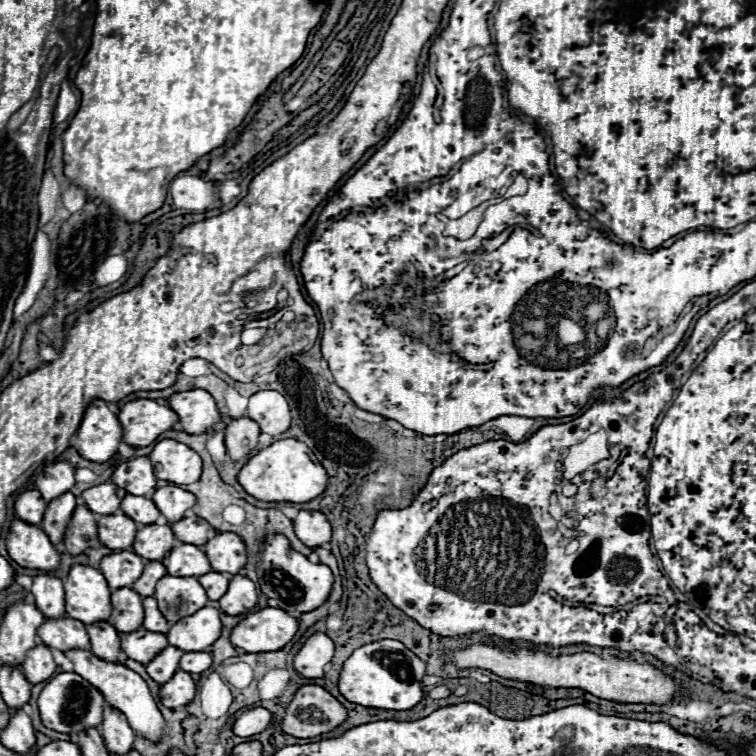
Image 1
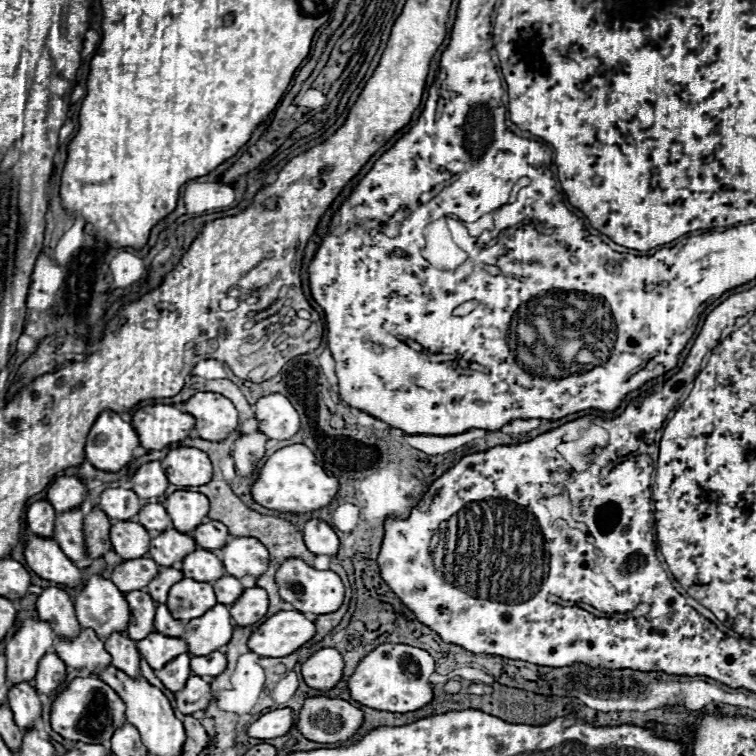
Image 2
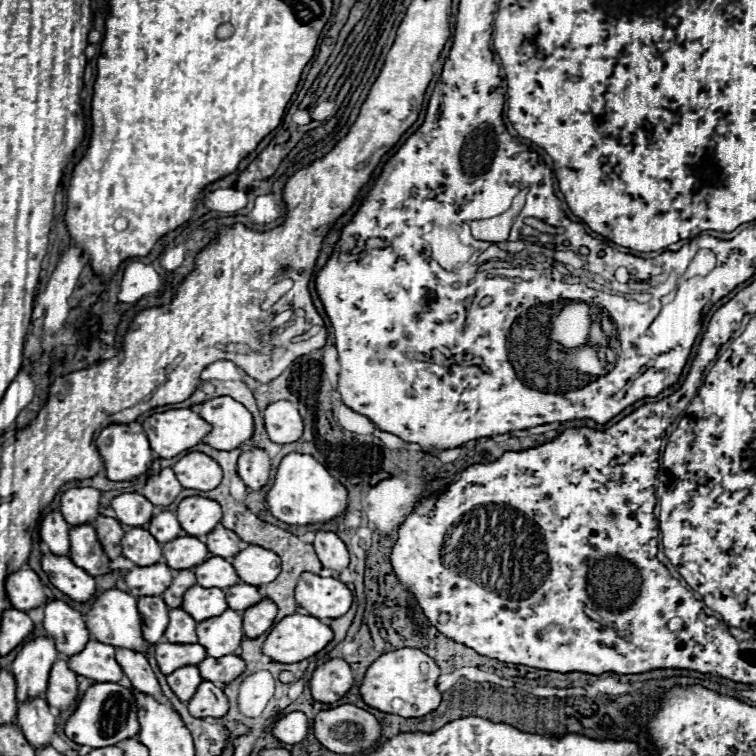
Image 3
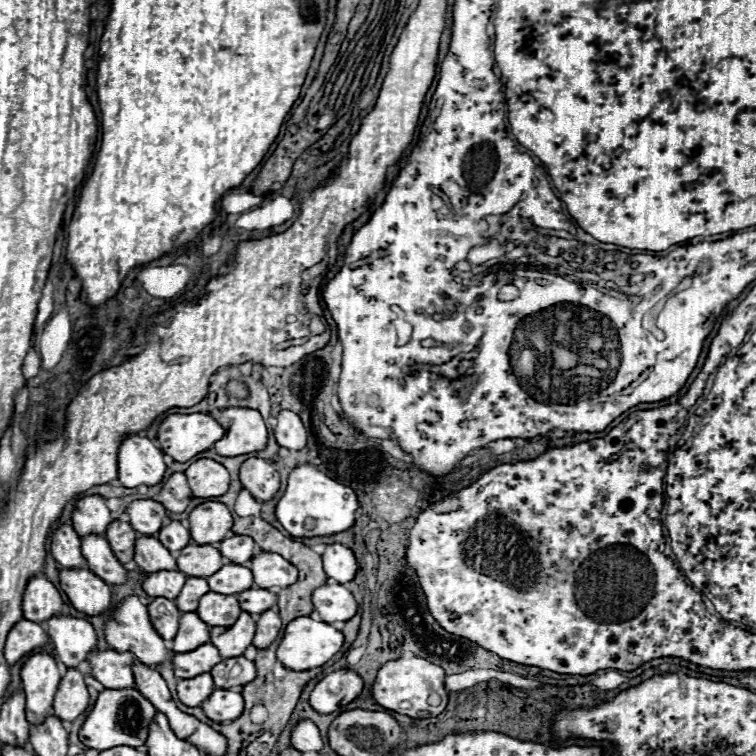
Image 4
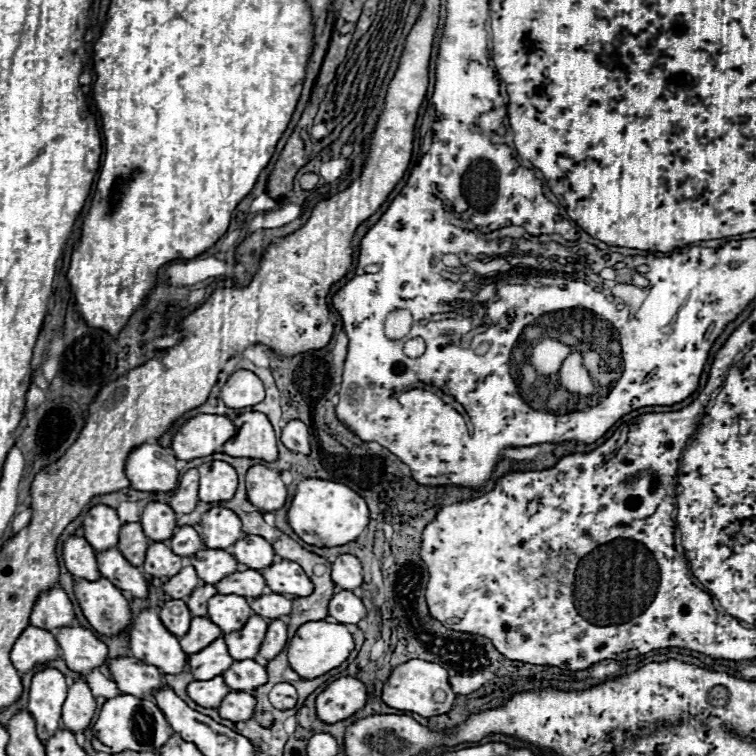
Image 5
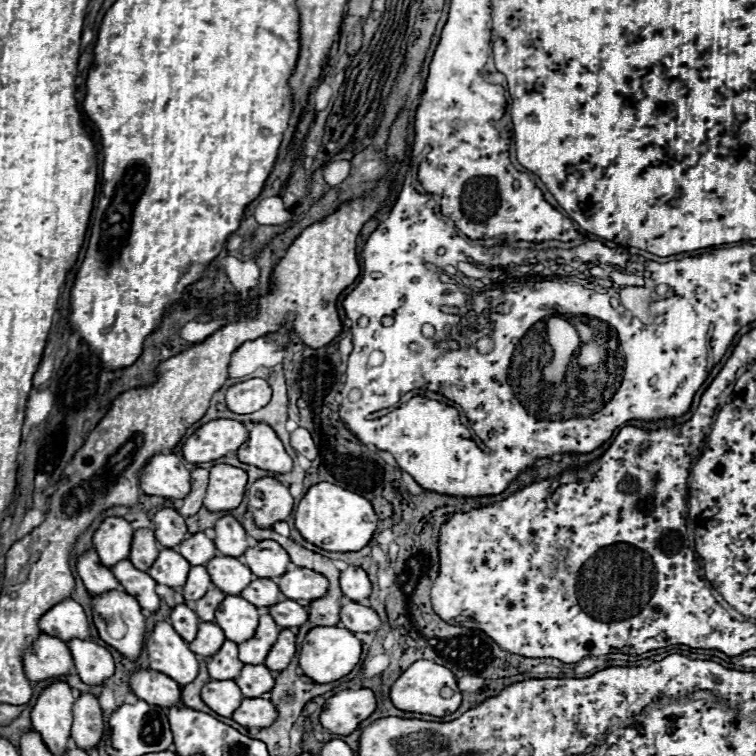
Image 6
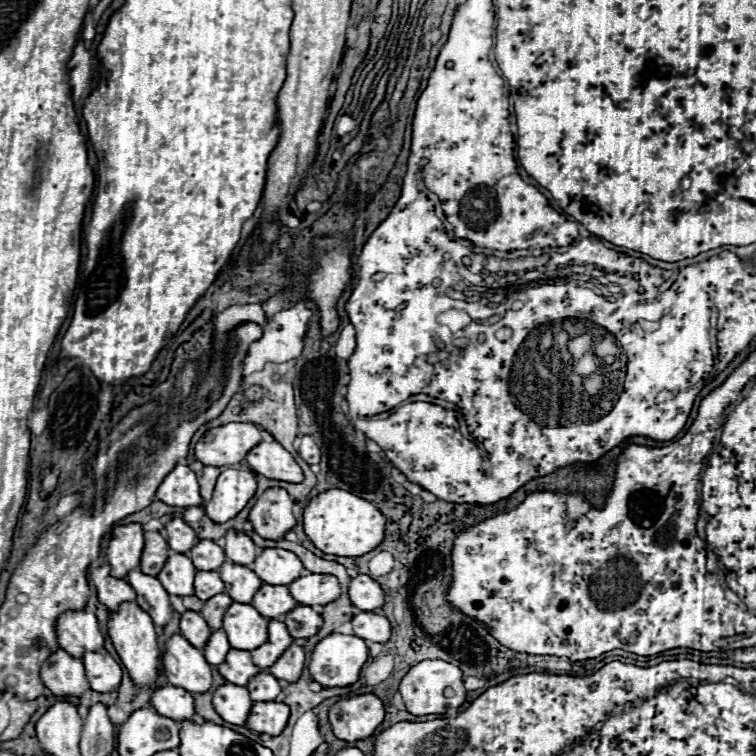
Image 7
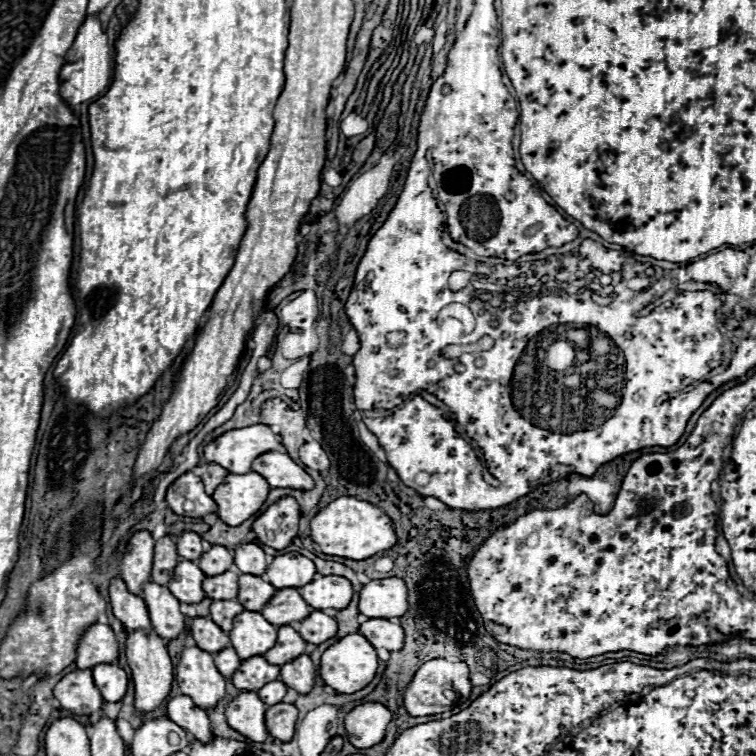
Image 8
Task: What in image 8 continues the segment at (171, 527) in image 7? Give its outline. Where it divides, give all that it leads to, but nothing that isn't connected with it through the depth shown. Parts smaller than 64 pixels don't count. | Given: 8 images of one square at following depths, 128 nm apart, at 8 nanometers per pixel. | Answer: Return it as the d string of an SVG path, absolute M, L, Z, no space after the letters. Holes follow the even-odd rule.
M184 532L178 540L178 554L184 560L200 560L200 556L204 554L202 548L202 538L196 532Z

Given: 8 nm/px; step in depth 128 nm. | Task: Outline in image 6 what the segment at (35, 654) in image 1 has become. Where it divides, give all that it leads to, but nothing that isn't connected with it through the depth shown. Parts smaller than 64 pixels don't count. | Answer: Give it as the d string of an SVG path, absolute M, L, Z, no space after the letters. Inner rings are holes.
M82 694L74 704L72 740L80 750L90 750L100 744L102 736L104 736L104 720L98 698L92 694Z

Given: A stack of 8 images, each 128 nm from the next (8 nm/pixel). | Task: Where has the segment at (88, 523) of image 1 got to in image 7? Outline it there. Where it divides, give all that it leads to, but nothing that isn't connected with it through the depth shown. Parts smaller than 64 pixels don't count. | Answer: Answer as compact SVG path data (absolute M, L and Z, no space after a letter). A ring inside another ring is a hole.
M144 532L144 556L142 556L142 572L150 576L158 576L168 560L168 542L158 532Z

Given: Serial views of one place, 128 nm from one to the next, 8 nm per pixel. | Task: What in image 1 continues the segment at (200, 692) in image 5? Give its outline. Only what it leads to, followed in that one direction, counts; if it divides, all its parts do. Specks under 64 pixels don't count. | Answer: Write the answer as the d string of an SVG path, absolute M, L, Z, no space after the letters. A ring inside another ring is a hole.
M168 646L164 652L160 652L150 664L146 664L146 672L158 682L158 684L166 684L180 666L180 658L184 656L184 652L180 652L180 648L172 648Z

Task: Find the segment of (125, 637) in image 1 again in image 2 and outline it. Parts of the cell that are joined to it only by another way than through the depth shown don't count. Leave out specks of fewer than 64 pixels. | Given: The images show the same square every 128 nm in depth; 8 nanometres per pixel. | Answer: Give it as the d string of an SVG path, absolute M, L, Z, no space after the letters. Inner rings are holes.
M152 632L152 636L146 636L136 646L138 646L138 652L142 654L142 658L146 658L154 670L164 668L168 662L172 662L180 654L192 656L188 650L188 644L184 644L184 640L170 638L170 636L158 634L158 632Z

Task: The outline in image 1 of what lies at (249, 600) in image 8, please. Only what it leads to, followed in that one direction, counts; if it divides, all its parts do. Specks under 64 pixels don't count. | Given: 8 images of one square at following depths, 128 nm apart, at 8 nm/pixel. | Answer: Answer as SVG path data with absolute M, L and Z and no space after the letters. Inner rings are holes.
M168 524L140 526L134 540L134 552L146 560L164 560L174 546L178 540Z

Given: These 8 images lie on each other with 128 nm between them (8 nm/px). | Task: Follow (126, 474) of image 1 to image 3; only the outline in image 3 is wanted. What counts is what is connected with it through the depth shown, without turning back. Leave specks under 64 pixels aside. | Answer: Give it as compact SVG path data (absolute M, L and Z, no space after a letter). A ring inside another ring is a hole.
M164 468L160 474L150 474L142 494L156 506L170 506L182 492L182 484L178 482L172 468Z

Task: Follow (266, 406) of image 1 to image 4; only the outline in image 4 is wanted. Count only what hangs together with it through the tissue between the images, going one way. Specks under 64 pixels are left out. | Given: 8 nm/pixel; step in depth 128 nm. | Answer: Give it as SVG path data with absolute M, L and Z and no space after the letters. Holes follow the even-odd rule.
M282 410L278 414L278 426L274 428L274 434L278 444L288 450L302 450L308 438L300 416L294 414L292 410Z

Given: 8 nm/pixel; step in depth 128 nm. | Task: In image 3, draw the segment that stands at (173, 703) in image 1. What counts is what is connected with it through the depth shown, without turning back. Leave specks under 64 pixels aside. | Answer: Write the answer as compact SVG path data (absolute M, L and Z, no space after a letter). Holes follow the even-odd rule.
M204 680L194 698L188 702L188 710L196 718L224 718L230 710L230 704L218 686Z

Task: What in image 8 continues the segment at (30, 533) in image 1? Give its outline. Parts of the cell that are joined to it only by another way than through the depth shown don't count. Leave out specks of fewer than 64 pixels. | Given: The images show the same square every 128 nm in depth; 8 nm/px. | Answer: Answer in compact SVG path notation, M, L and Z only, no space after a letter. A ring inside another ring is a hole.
M128 632L126 638L126 658L132 668L132 680L136 686L136 712L138 714L150 714L158 710L168 698L172 690L174 680L174 666L166 650L166 642L156 636L154 632L148 636L144 632Z

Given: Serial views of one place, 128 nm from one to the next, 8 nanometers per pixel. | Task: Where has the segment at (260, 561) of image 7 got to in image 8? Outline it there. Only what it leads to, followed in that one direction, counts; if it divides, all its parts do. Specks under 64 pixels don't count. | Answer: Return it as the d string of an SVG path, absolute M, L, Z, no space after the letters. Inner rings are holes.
M296 552L276 556L264 574L264 578L278 590L280 588L302 588L304 584L310 584L314 576L316 576L314 562Z

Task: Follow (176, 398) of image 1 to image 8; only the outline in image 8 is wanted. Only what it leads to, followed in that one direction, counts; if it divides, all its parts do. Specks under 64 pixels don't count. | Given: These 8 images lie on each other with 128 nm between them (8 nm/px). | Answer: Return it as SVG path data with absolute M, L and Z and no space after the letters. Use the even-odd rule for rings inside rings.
M282 452L260 454L252 462L252 470L264 476L272 488L292 488L292 490L314 488L314 480L288 454Z

